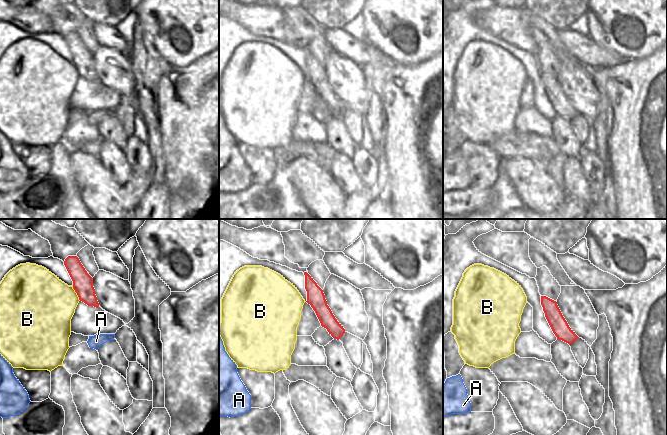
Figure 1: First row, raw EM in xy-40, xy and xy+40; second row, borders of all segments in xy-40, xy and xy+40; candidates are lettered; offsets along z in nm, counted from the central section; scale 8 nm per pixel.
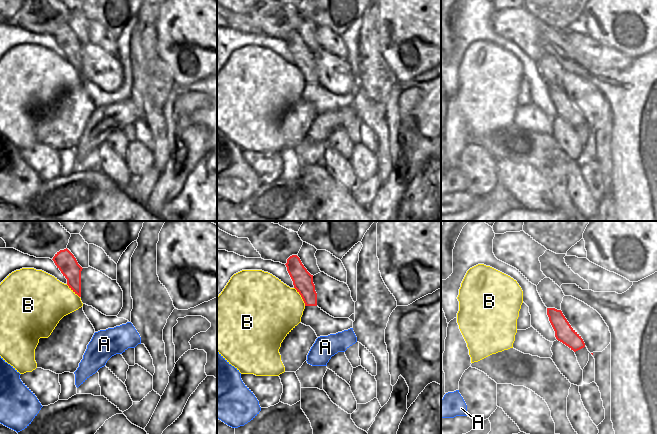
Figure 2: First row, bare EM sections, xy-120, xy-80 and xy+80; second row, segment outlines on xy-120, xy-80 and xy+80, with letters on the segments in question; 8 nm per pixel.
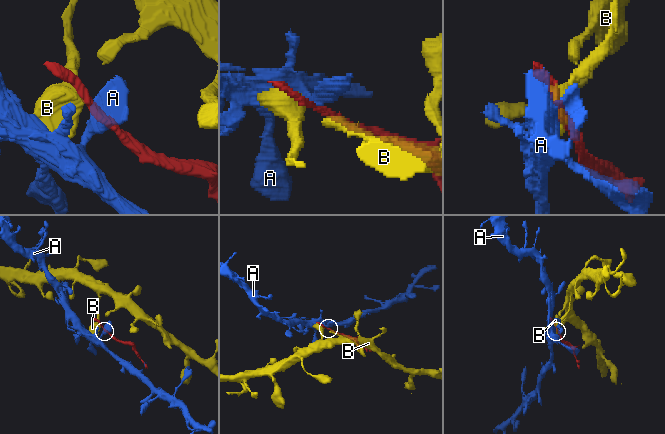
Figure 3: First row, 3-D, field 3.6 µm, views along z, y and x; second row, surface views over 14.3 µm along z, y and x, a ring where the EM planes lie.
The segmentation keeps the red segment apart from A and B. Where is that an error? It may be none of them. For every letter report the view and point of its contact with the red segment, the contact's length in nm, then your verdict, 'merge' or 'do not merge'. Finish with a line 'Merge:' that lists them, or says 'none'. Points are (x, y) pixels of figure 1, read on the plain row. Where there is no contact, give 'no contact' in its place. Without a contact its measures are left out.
A: no contact | do not merge
B: xy-40 (76, 68) | 140 nm | do not merge
Merge: none

